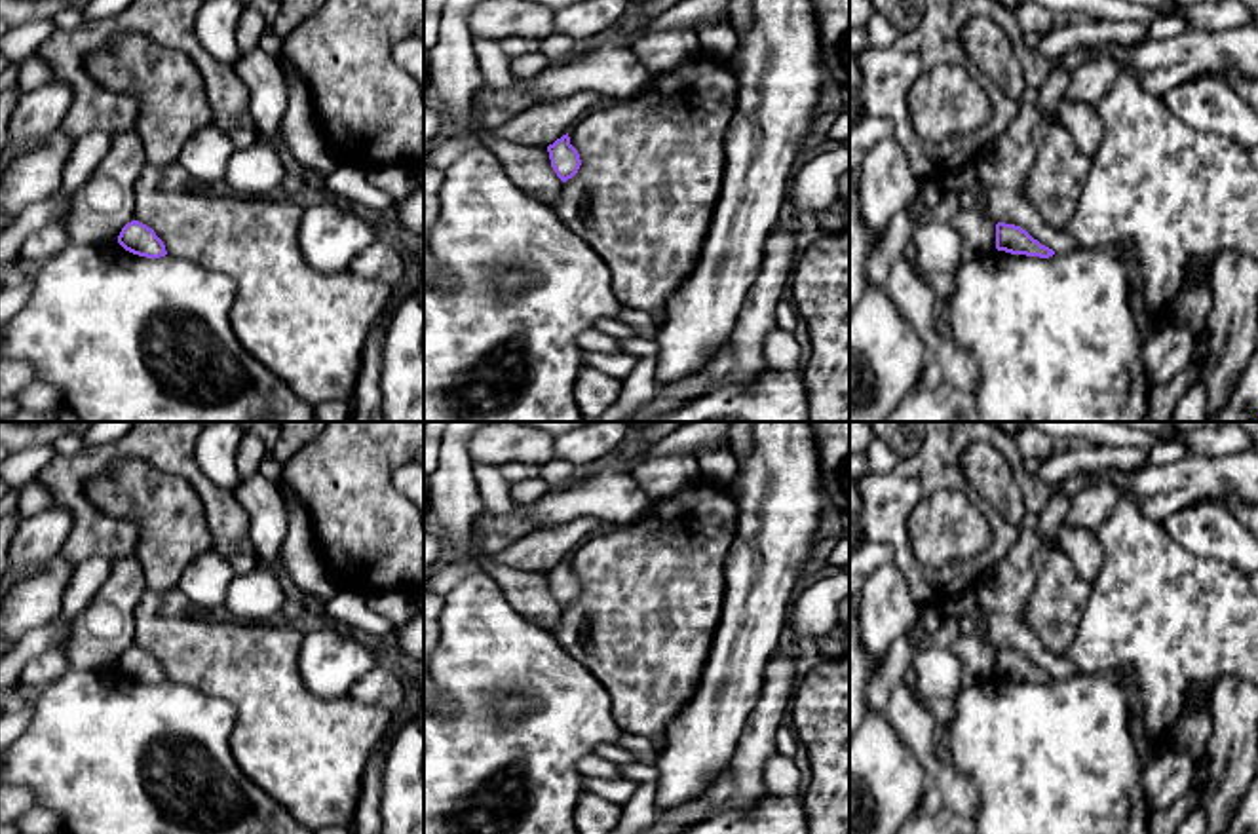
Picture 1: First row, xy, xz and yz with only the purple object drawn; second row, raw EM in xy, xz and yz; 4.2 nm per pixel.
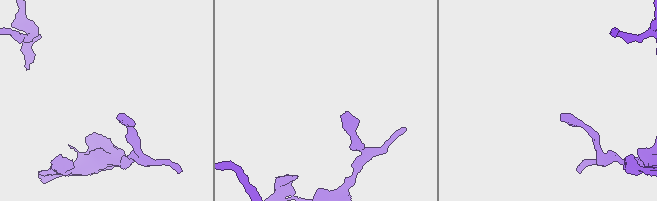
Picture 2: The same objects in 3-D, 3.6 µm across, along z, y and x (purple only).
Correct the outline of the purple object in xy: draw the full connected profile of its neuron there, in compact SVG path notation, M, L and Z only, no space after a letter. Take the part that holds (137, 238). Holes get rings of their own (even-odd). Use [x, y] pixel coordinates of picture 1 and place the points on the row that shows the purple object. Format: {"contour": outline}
{"contour": "M131 220L122 228L118 243L125 251L146 258L160 258L167 255L165 245L156 232L139 220Z"}

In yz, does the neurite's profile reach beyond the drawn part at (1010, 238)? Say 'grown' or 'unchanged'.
unchanged

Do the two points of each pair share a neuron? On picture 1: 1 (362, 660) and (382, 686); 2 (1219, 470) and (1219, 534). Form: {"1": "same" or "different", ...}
{"1": "different", "2": "different"}

